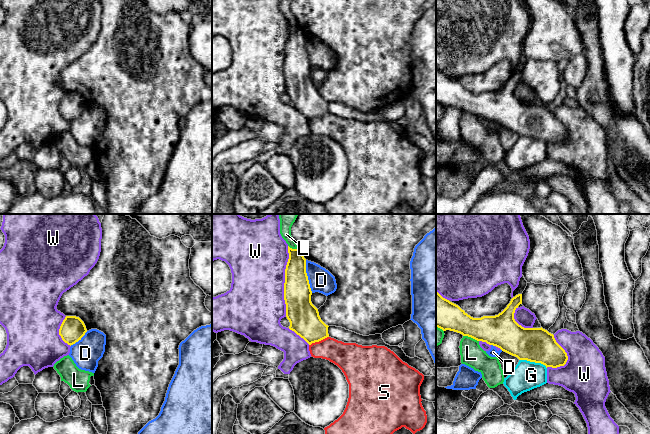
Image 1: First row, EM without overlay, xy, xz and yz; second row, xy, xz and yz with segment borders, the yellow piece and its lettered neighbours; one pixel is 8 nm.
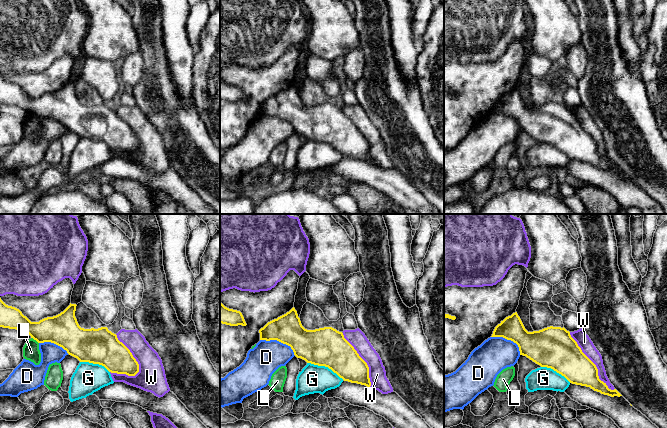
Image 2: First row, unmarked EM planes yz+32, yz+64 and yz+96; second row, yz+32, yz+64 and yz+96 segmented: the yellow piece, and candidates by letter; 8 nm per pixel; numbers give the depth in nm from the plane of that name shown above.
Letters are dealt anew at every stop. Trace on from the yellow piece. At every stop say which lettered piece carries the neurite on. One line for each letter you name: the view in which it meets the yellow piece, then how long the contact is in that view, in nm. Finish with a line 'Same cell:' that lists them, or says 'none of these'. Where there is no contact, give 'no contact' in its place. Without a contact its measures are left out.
Same cell: none of these

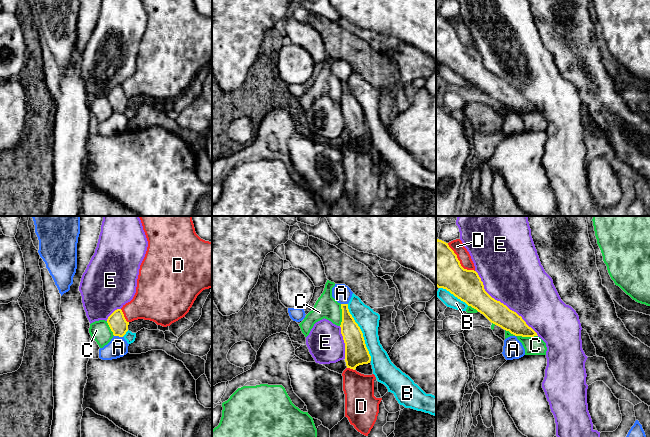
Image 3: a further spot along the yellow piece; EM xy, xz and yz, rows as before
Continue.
Same cell: none of these

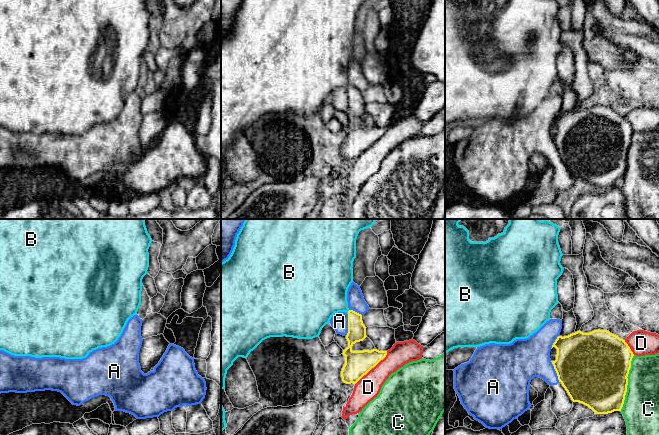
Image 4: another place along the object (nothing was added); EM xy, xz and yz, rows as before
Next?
B: meets yellow in xz; contact 40 nm long
Same cell: B

